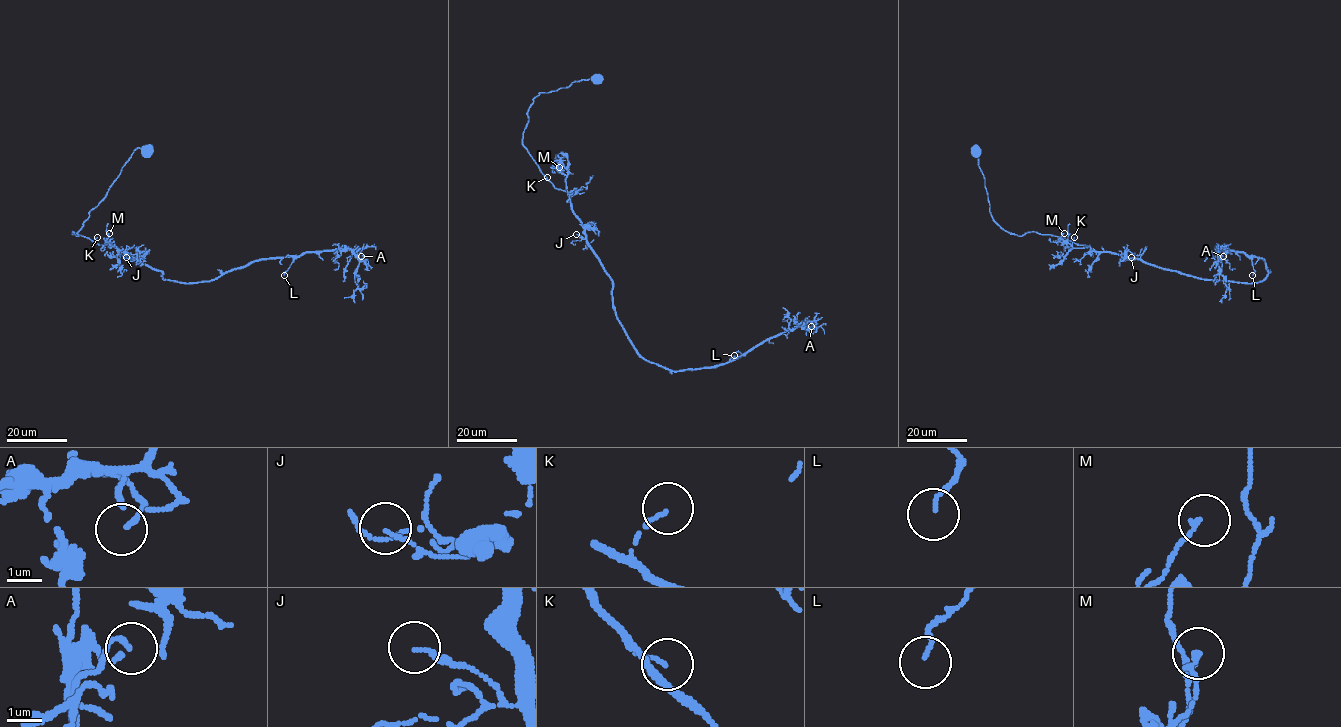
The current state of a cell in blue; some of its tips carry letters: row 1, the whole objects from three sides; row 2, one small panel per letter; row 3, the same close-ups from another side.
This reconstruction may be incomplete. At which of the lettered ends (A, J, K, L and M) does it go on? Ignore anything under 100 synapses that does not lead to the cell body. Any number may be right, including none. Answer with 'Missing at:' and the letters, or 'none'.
Missing at: none

